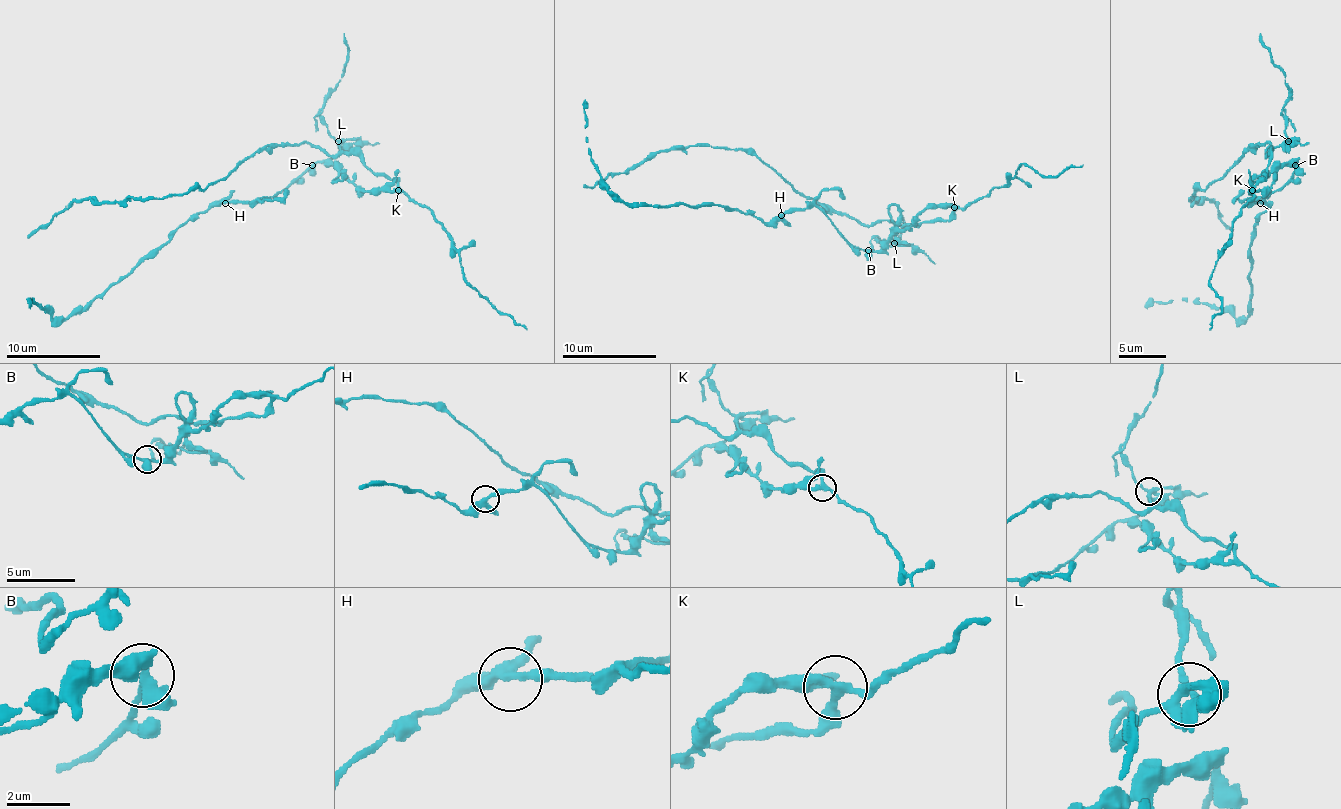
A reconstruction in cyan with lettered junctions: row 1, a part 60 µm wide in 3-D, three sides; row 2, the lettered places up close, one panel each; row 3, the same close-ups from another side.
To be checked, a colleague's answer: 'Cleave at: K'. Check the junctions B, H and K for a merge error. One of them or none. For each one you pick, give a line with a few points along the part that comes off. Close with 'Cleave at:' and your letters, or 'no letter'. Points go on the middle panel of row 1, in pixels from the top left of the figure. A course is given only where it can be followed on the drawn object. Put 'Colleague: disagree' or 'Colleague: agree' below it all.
K: (953, 207), (946, 219), (916, 226), (857, 222), (800, 196), (741, 148), (656, 151), (593, 186), (583, 184)
Cleave at: K
Colleague: agree

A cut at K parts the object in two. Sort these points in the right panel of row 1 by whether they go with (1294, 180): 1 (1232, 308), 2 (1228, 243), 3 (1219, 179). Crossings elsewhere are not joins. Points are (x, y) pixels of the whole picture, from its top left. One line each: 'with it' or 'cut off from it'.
1: with it
2: cut off from it
3: cut off from it

